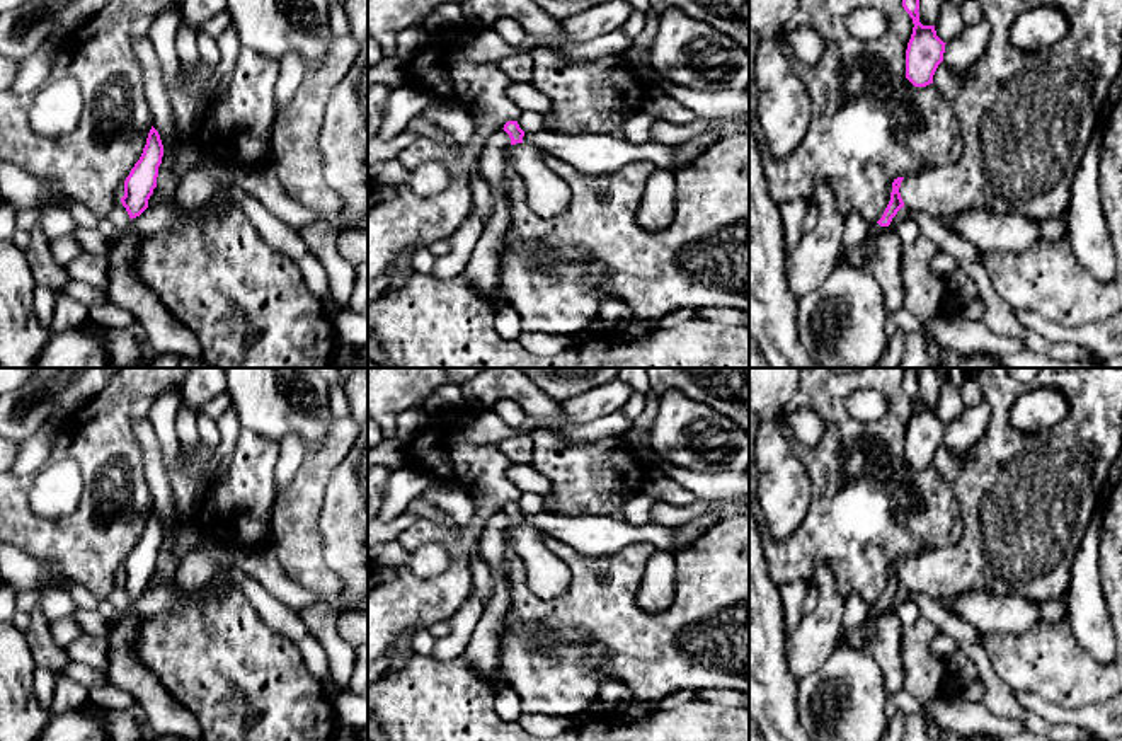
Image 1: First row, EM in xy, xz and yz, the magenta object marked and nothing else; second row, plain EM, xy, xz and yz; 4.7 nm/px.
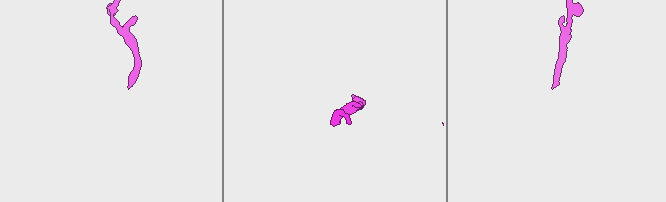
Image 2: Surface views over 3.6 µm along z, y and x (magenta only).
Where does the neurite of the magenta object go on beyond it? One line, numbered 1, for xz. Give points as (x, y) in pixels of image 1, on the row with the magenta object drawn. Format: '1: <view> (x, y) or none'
1: none

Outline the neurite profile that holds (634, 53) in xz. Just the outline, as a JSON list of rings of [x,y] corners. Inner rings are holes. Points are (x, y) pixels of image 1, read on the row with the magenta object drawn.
[[[632,44],[623,56],[632,63],[638,78],[649,87],[652,85],[652,72],[650,66],[644,60],[644,49]]]

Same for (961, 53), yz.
[[[982,19],[965,26],[962,32],[945,44],[943,63],[959,77],[967,75],[989,43],[989,24]]]

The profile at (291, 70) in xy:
[[[296,53],[286,55],[278,63],[279,63],[279,78],[276,83],[274,95],[276,95],[276,107],[279,112],[291,102],[306,72],[301,58]]]

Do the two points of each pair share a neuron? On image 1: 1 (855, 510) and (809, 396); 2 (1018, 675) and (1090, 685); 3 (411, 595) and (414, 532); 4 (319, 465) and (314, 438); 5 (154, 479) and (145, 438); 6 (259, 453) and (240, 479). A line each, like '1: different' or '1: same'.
1: same
2: same
3: same
4: different
5: same
6: same

